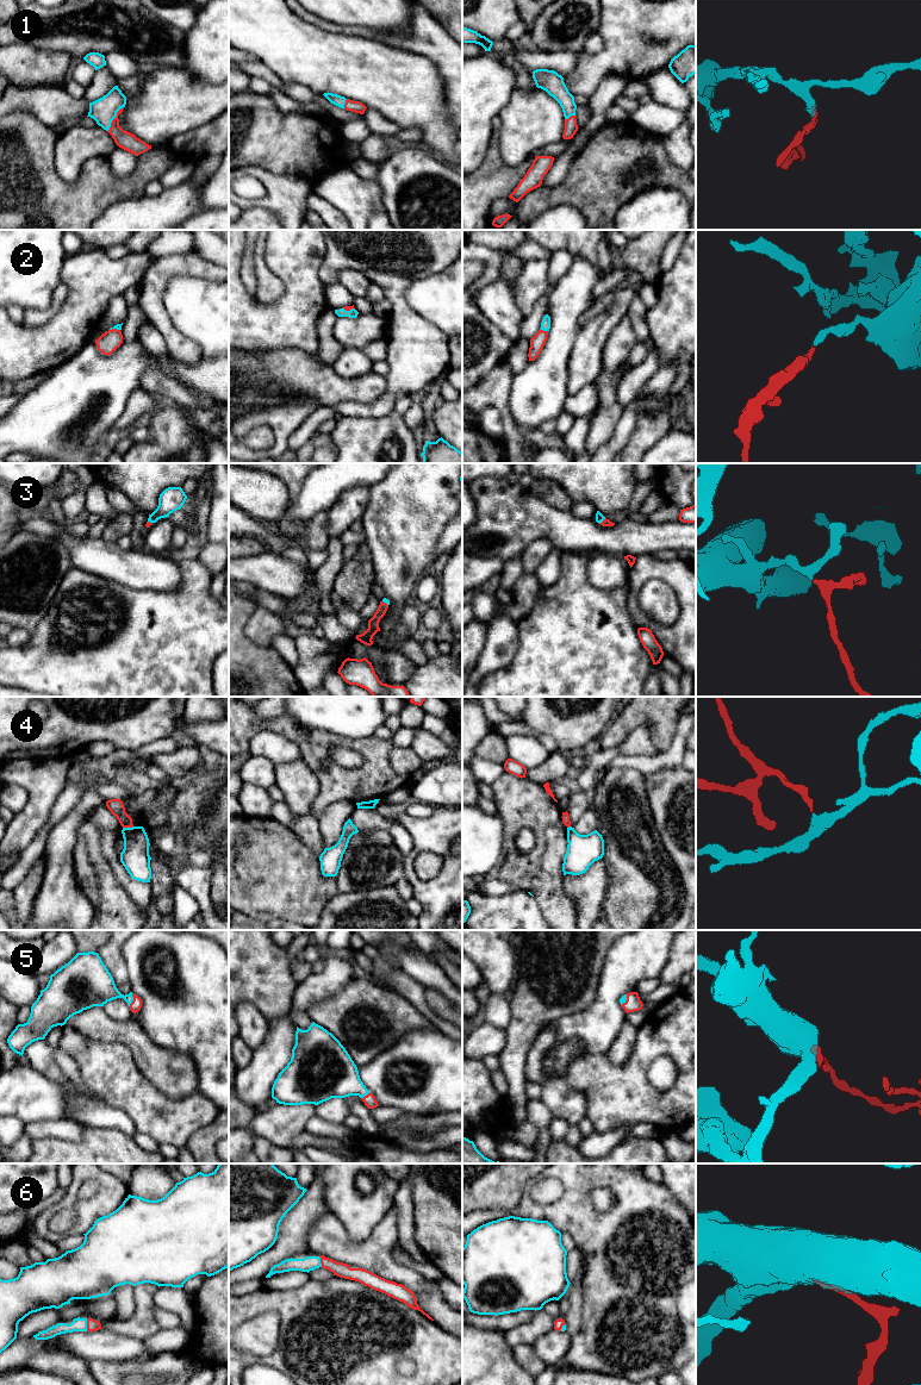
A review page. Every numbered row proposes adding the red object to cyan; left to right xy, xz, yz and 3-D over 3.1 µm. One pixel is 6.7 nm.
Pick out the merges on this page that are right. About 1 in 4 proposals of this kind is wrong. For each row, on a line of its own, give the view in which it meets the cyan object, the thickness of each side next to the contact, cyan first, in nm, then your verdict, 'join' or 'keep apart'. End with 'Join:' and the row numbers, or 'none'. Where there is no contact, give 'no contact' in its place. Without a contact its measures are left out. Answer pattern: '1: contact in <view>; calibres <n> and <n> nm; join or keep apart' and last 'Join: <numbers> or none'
1: contact in xy; calibres 170 and 120 nm; join
2: contact in yz; calibres 60 and 100 nm; join
3: contact in xz; calibres 30 and 80 nm; join
4: contact in xy; calibres 190 and 100 nm; keep apart
5: contact in xy; calibres 240 and 70 nm; join
6: contact in xy; calibres 100 and 80 nm; join
Join: 1, 2, 3, 5, 6

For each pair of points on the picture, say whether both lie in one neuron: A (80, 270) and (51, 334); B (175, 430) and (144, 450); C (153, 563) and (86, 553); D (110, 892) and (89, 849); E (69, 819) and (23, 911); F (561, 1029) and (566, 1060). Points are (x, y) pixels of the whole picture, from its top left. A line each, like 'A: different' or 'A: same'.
A: same
B: same
C: same
D: same
E: different
F: different

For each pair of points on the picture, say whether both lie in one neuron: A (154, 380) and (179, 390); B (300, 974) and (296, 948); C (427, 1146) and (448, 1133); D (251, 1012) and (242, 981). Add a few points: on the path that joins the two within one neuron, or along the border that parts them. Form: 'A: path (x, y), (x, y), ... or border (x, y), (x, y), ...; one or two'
A: path (160, 385), (166, 390), (173, 390); one
B: path (299, 968), (296, 962), (296, 954); one
C: path (431, 1142), (443, 1137); one
D: border (241, 1002), (251, 1002), (268, 1019); two

